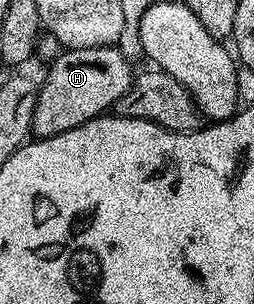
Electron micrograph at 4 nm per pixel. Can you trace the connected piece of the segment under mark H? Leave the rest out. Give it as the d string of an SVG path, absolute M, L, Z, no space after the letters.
M118 46L72 47L59 54L63 55L56 57L43 83L41 79L37 87L39 96L31 126L31 134L37 139L48 139L57 133L77 129L77 125L85 125L90 119L108 114L131 87L133 63L119 51Z

